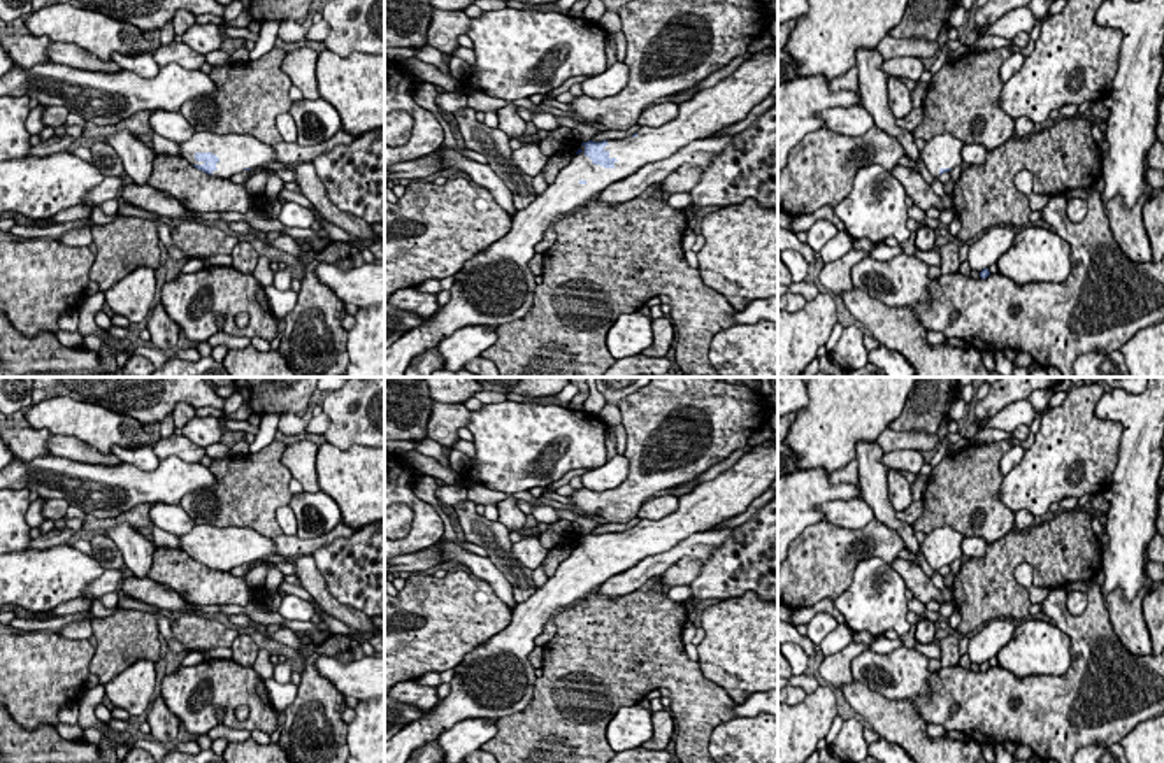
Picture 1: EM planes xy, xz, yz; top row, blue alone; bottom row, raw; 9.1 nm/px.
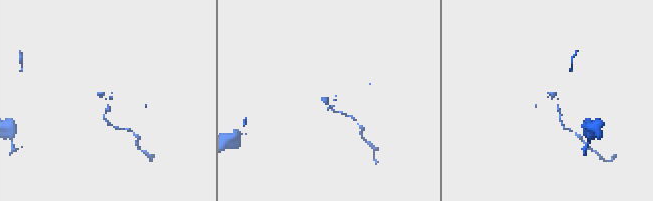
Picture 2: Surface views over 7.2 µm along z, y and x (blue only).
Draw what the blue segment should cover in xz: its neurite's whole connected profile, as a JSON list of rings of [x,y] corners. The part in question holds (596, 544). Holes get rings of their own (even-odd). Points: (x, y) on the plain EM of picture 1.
[[[778,442],[767,447],[755,446],[729,470],[679,496],[678,509],[665,517],[641,519],[637,526],[625,531],[583,535],[576,549],[557,567],[557,572],[530,598],[516,603],[509,626],[474,647],[455,667],[449,695],[439,700],[423,717],[411,721],[384,742],[384,763],[406,763],[414,749],[437,740],[442,731],[463,719],[500,719],[523,710],[534,696],[537,679],[528,654],[557,609],[586,600],[609,577],[630,570],[646,556],[665,553],[690,535],[709,531],[716,524],[743,514],[755,498],[771,488],[776,475]]]

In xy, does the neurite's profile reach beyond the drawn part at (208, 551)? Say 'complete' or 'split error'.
split error

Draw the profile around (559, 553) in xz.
[[[572,531],[565,538],[562,538],[558,546],[548,551],[548,556],[542,561],[548,577],[551,577],[557,572],[557,567],[576,549],[581,537],[583,535]]]

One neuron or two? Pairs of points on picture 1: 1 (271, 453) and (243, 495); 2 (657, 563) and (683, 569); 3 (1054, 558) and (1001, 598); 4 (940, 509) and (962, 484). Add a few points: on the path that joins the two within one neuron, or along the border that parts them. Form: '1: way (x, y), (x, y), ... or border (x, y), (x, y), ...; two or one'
1: way (265, 463), (253, 484); one
2: border (703, 562), (682, 556), (661, 576); two
3: way (1034, 556), (1019, 556), (1001, 574), (1001, 579); one
4: way (945, 504), (959, 490); one

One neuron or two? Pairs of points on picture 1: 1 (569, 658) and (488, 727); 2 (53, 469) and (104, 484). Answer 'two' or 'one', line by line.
1: two
2: one

